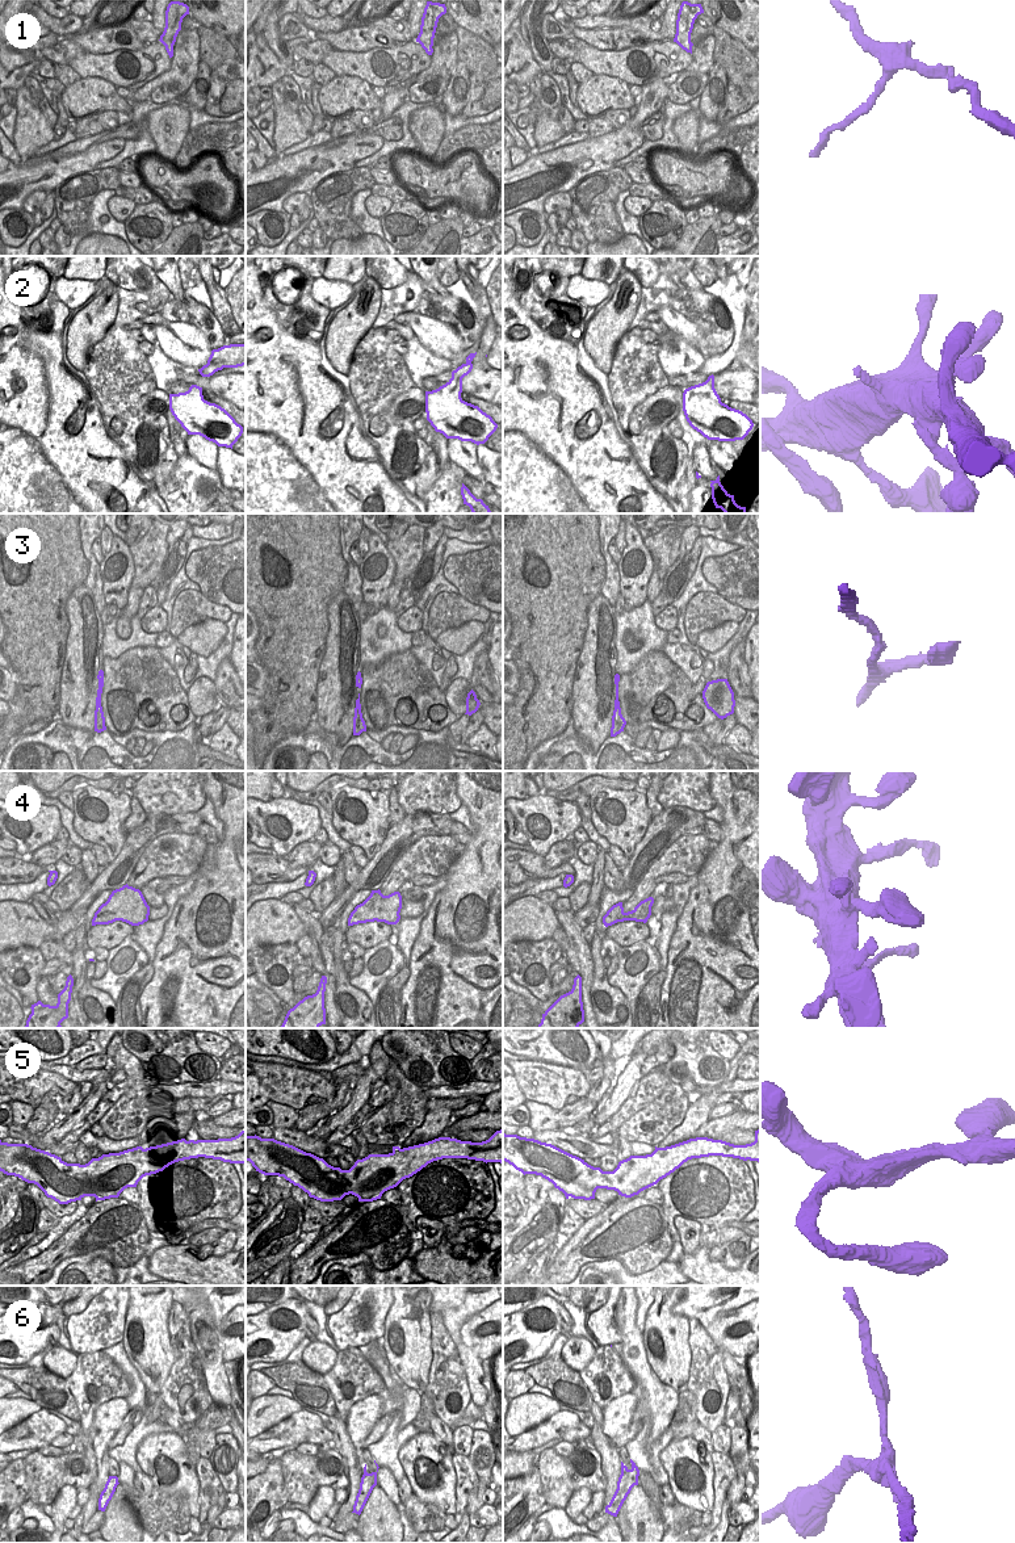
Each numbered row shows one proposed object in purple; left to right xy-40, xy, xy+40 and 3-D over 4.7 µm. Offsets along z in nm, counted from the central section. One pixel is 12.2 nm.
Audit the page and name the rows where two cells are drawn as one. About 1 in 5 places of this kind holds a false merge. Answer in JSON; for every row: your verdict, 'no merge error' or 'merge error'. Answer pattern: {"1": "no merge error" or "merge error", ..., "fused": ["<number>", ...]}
{"1": "no merge error", "2": "no merge error", "3": "no merge error", "4": "no merge error", "5": "no merge error", "6": "merge error", "fused": ["6"]}

